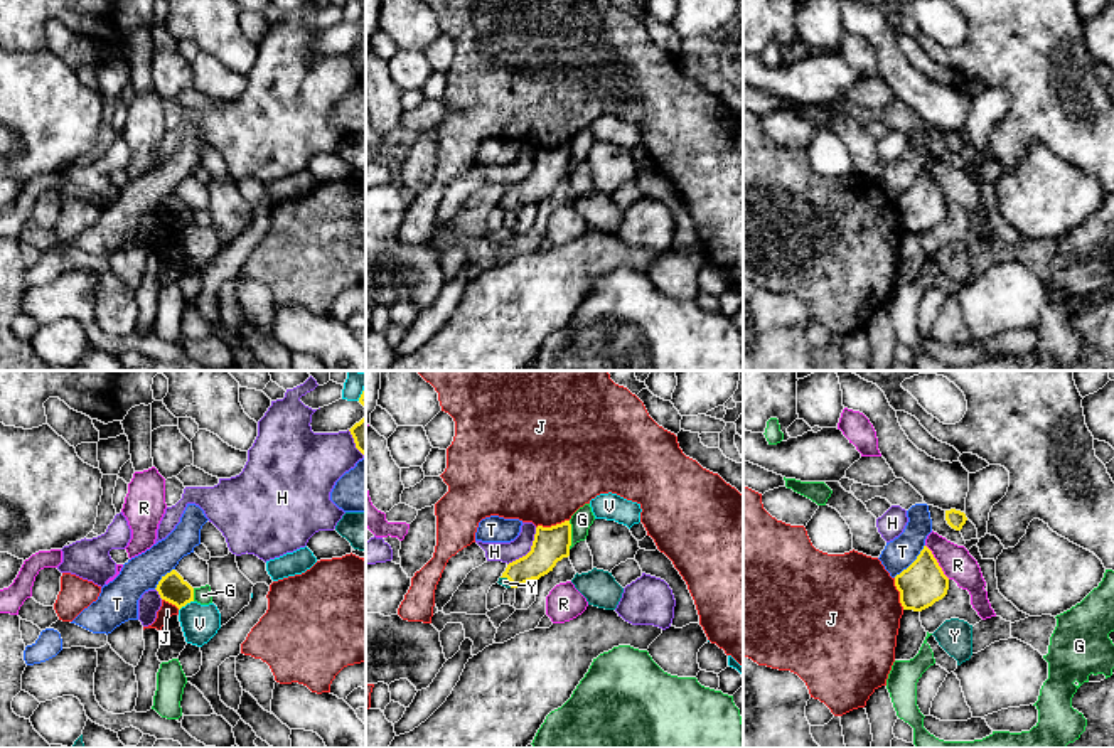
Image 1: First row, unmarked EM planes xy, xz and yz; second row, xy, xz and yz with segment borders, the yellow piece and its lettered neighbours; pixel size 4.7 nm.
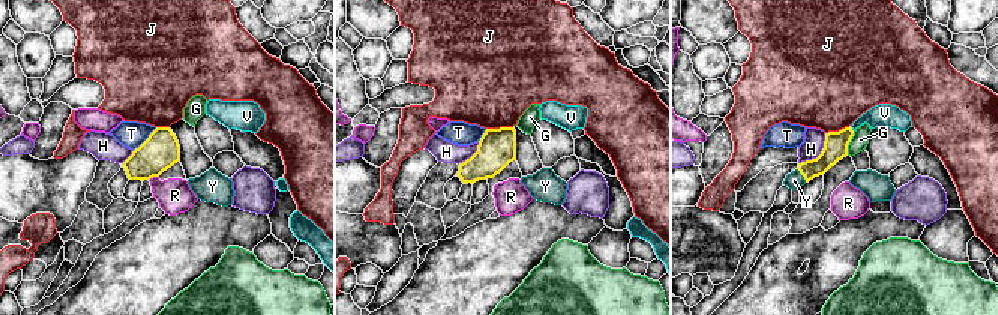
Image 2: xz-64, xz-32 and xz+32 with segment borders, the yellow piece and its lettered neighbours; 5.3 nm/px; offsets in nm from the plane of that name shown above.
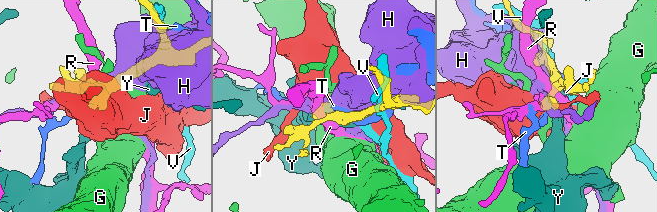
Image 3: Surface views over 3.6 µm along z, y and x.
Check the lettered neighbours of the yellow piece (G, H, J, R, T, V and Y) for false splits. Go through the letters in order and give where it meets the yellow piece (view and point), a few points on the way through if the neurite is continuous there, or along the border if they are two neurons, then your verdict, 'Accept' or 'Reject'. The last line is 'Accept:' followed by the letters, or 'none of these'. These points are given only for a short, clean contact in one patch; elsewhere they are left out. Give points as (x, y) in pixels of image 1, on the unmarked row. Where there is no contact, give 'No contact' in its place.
G: Touches yellow at xz (570, 157). Boundary: xz (568, 144), (570, 170). Reject
H: Touches yellow at xz (531, 172). Reject
J: Touches yellow at xz (551, 149). Boundary: xz (568, 142), (536, 150). Reject
R: Touches yellow at yz (936, 184). Boundary: yz (926, 167), (949, 201). Reject
T: Touches yellow at yz (912, 186). Reject
V: Touches yellow at xy (186, 226). Reject
Y: Touches yellow at xz (508, 201). Path across: xz (548, 170), (528, 191), (508, 201), (504, 204). Accept
Accept: Y

